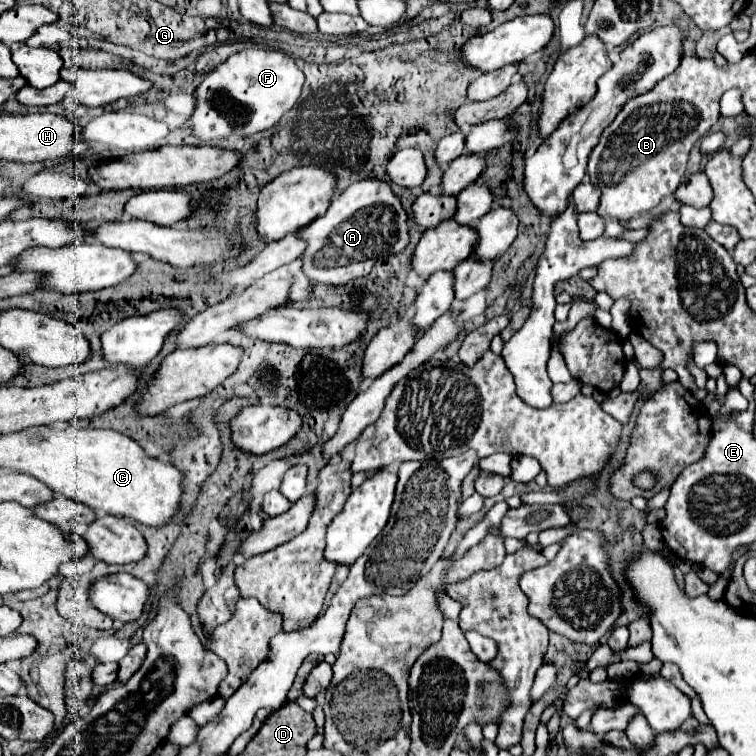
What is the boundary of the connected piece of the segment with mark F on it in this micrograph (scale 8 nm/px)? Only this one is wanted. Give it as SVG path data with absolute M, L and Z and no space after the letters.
M247 49L231 55L227 61L217 65L207 77L195 87L195 111L191 115L191 133L201 143L227 139L227 137L249 137L259 131L271 129L299 99L305 75L297 67L295 59L281 51L265 51L265 49Z

